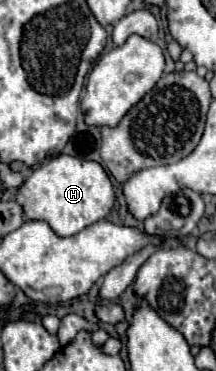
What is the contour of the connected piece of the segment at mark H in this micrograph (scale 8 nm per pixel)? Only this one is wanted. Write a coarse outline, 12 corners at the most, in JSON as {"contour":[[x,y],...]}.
{"contour":[[63,153],[17,193],[25,217],[71,237],[115,199],[97,161]]}

